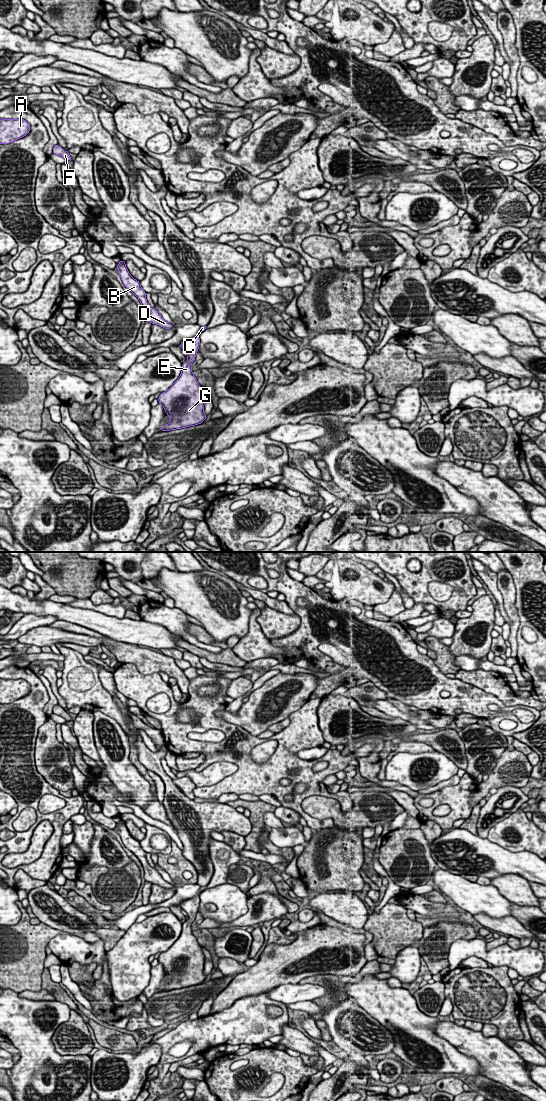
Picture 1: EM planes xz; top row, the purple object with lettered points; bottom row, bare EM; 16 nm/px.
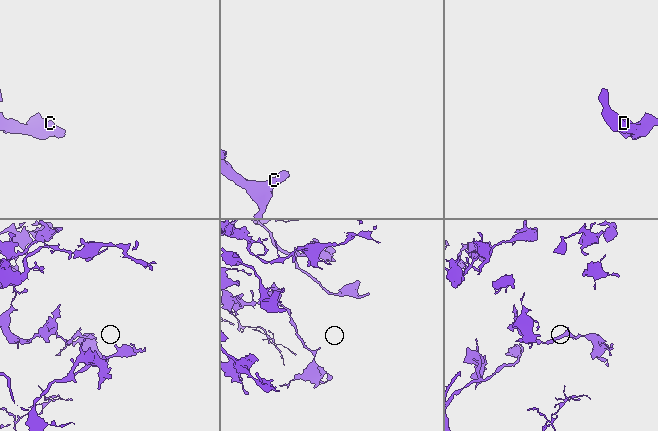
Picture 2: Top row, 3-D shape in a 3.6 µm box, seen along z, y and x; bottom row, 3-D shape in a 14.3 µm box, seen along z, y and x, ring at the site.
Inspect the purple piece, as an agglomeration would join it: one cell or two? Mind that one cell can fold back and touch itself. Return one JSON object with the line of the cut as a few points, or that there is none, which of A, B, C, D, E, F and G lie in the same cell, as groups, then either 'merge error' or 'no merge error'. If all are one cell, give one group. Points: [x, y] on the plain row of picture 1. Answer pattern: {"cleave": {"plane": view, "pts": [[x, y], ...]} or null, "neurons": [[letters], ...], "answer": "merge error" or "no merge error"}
{"cleave": null, "neurons": [["A", "B", "C", "D", "E", "F", "G"]], "answer": "no merge error"}

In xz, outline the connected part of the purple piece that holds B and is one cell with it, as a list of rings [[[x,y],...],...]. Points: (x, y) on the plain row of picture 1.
[[[120,820],[117,825],[118,834],[124,846],[129,849],[141,862],[144,870],[144,879],[146,882],[151,882],[152,884],[157,884],[165,889],[170,889],[173,887],[172,884],[165,881],[160,873],[153,867],[151,867],[146,860],[146,852],[142,849],[140,842],[135,840],[126,828],[125,821]]]

